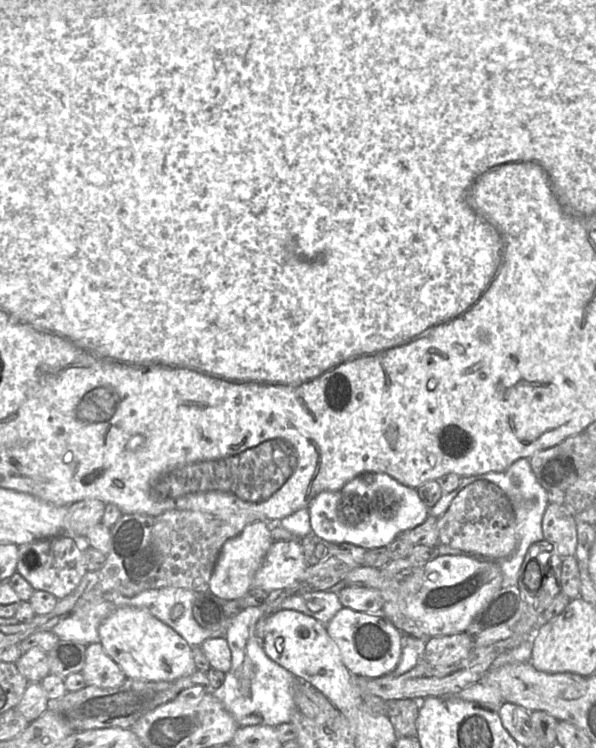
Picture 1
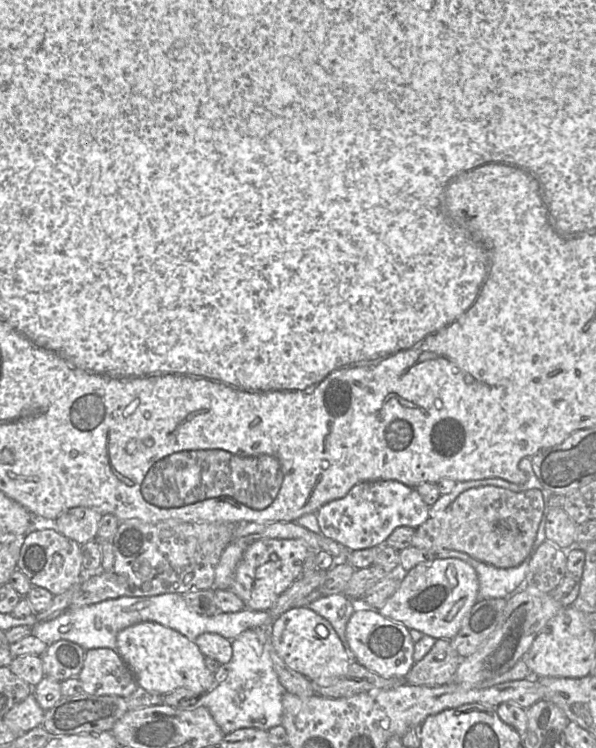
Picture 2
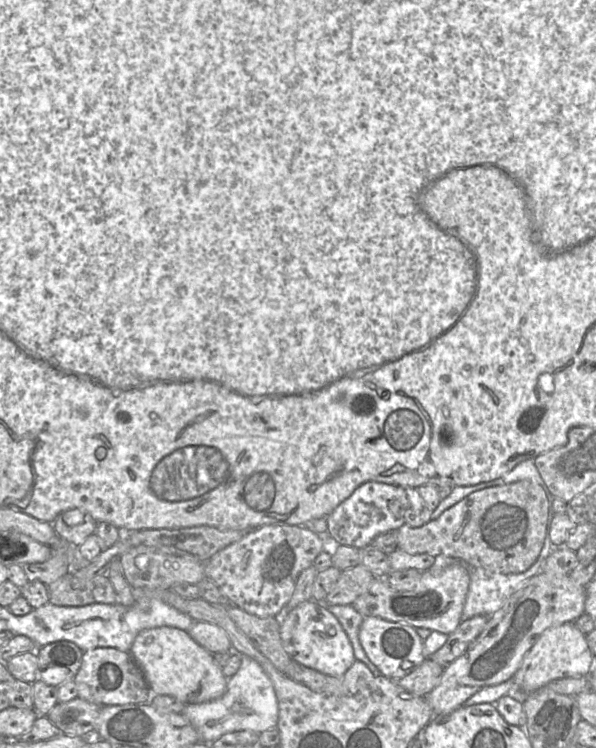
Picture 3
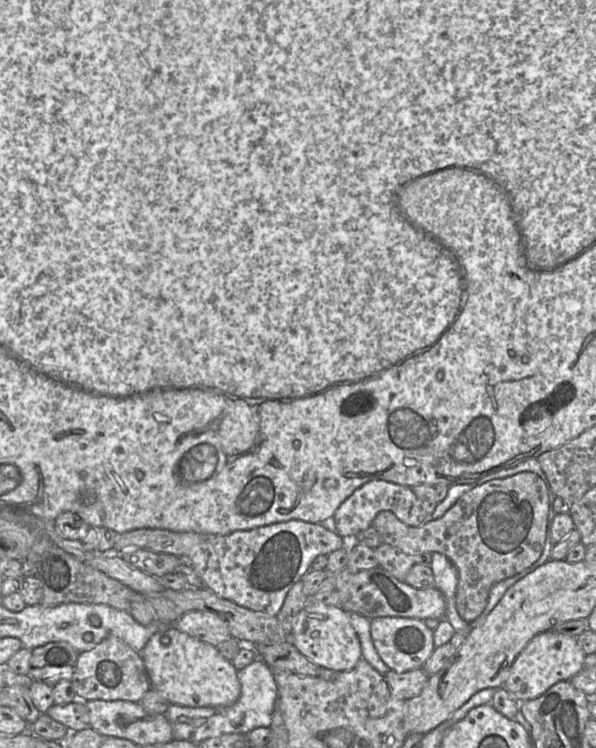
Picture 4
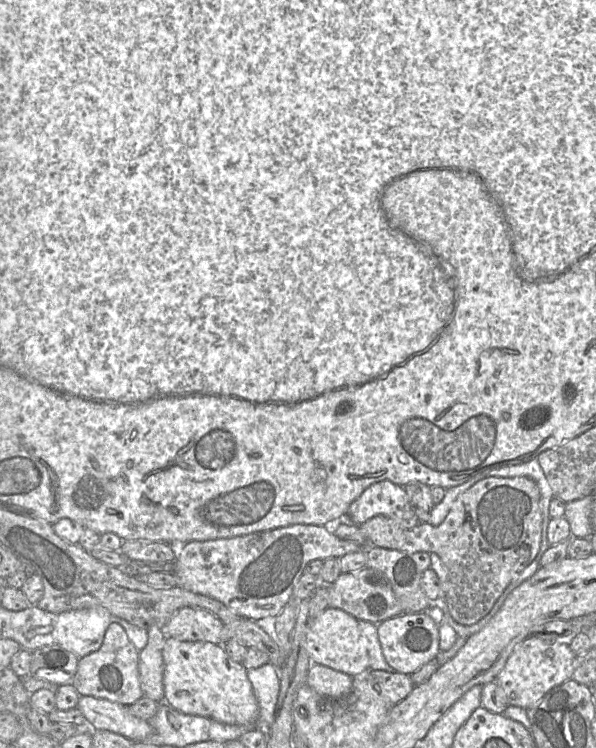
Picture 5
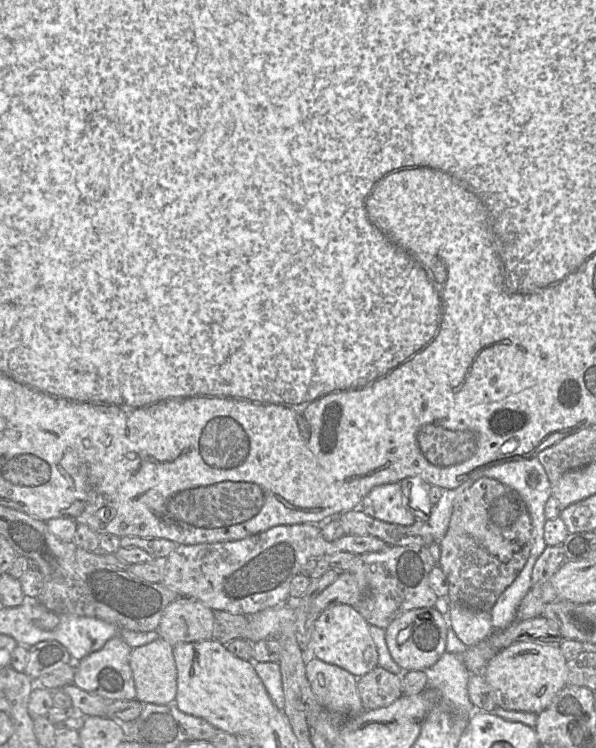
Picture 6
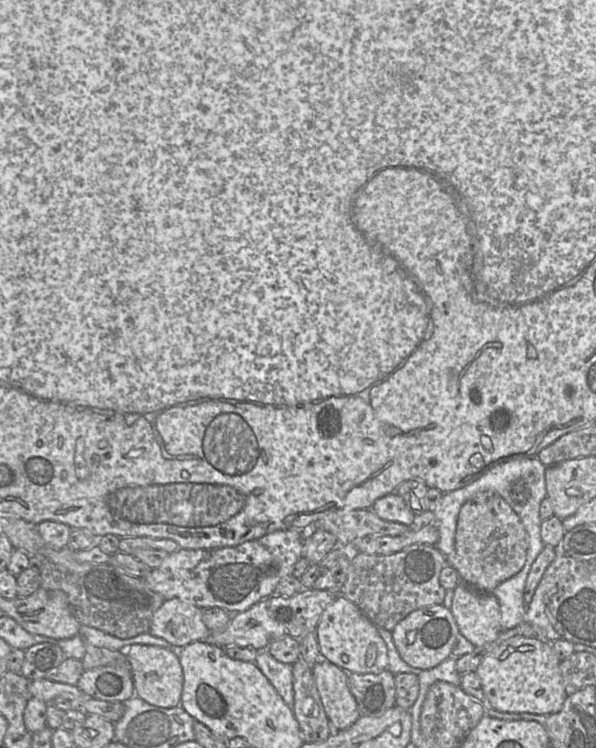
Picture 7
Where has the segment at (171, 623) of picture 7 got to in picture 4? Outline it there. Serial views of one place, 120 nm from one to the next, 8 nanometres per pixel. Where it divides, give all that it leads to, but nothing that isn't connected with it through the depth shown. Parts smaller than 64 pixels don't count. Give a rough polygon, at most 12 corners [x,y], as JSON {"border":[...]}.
{"border":[[189,611],[171,626],[215,647],[231,637],[210,612]]}

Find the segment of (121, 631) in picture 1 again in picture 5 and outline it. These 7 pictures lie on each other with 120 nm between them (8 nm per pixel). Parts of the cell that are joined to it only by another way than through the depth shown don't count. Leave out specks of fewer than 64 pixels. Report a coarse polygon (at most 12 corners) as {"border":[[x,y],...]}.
{"border":[[166,637],[164,702],[255,726],[247,669],[220,644]]}

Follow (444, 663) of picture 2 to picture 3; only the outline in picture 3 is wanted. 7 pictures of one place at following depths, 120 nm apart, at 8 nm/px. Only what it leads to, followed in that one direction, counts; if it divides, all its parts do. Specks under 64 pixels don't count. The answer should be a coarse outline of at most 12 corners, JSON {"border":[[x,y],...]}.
{"border":[[427,657],[395,681],[416,696],[439,684],[444,668]]}

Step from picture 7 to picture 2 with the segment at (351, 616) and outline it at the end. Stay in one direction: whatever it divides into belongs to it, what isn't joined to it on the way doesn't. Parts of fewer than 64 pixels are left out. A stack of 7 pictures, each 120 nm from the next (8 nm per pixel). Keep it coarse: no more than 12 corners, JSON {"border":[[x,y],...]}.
{"border":[[307,606],[271,625],[287,666],[320,686],[352,662],[331,624]]}

